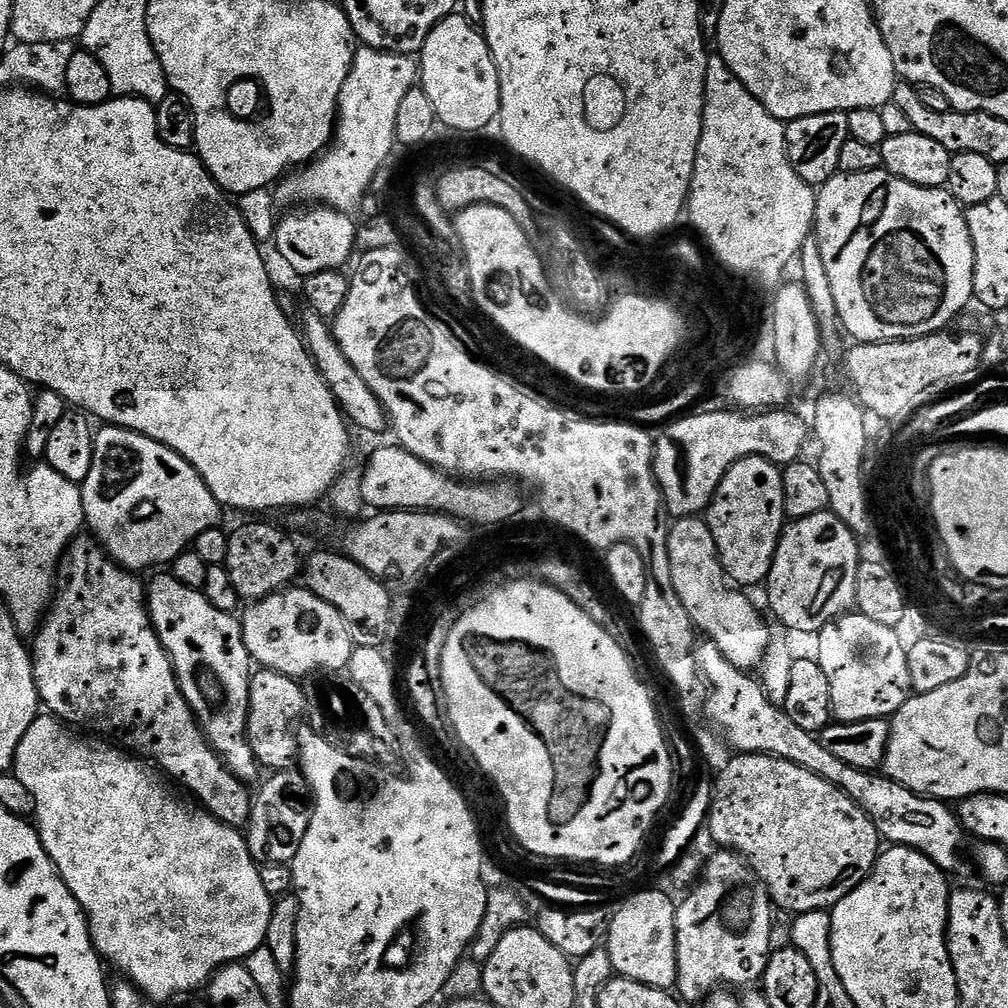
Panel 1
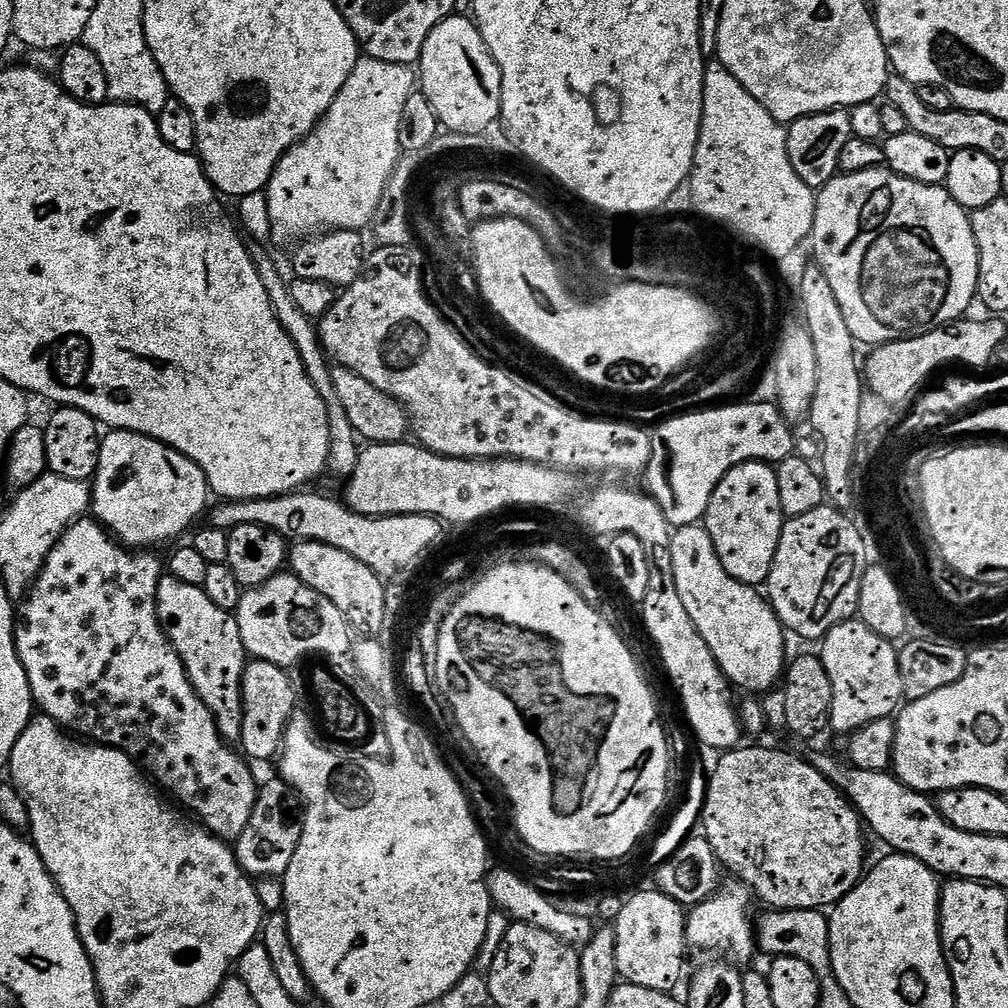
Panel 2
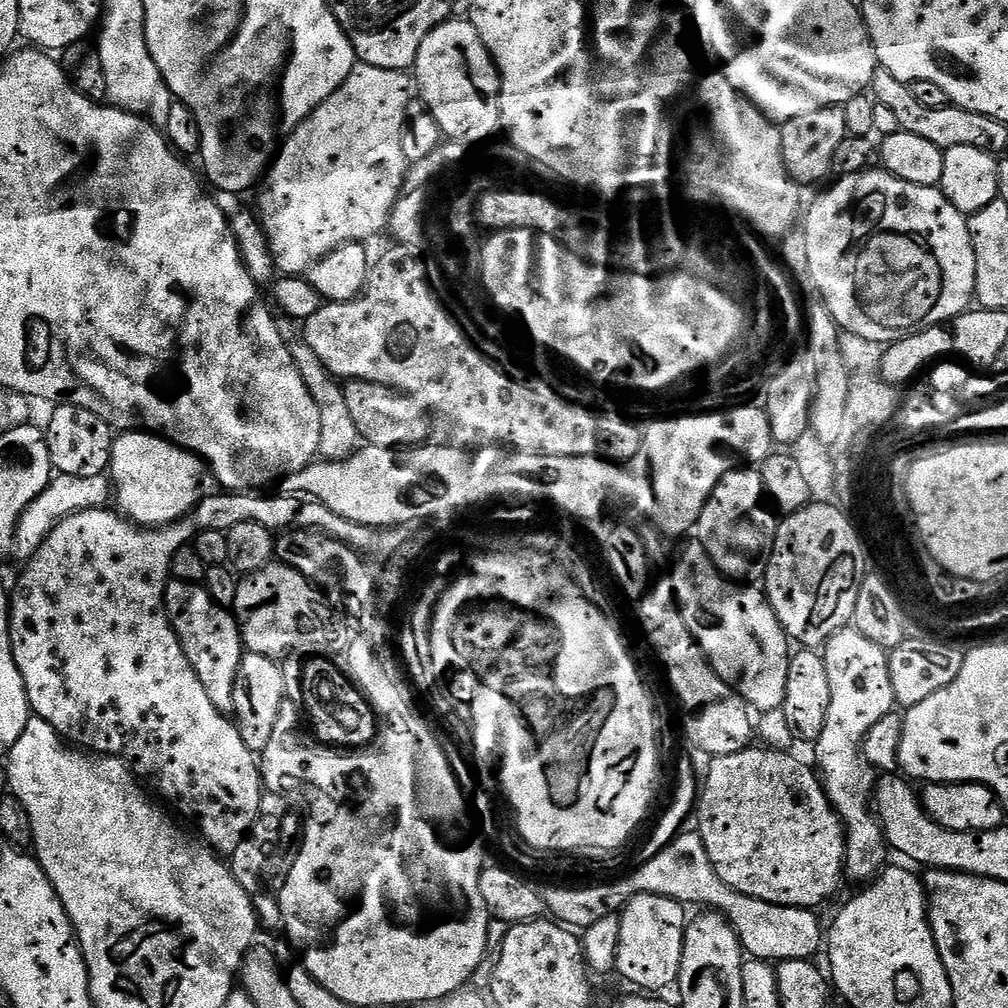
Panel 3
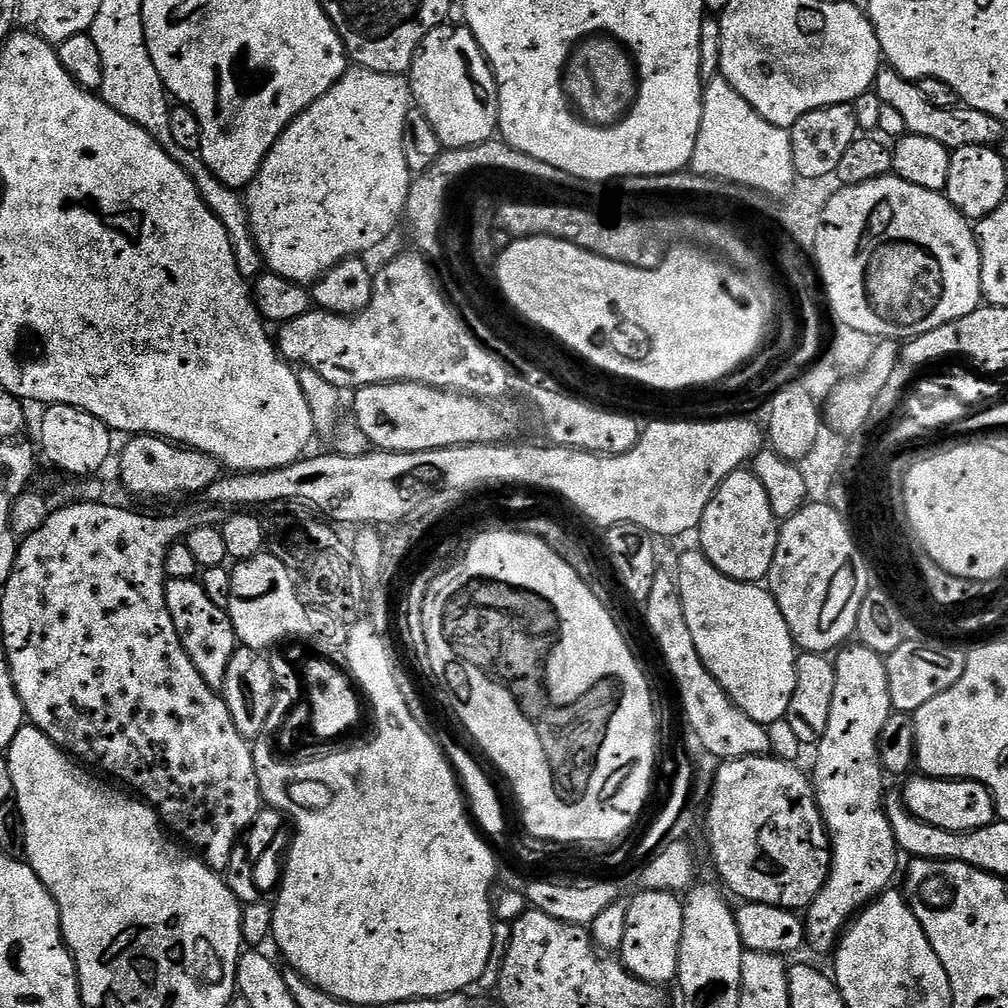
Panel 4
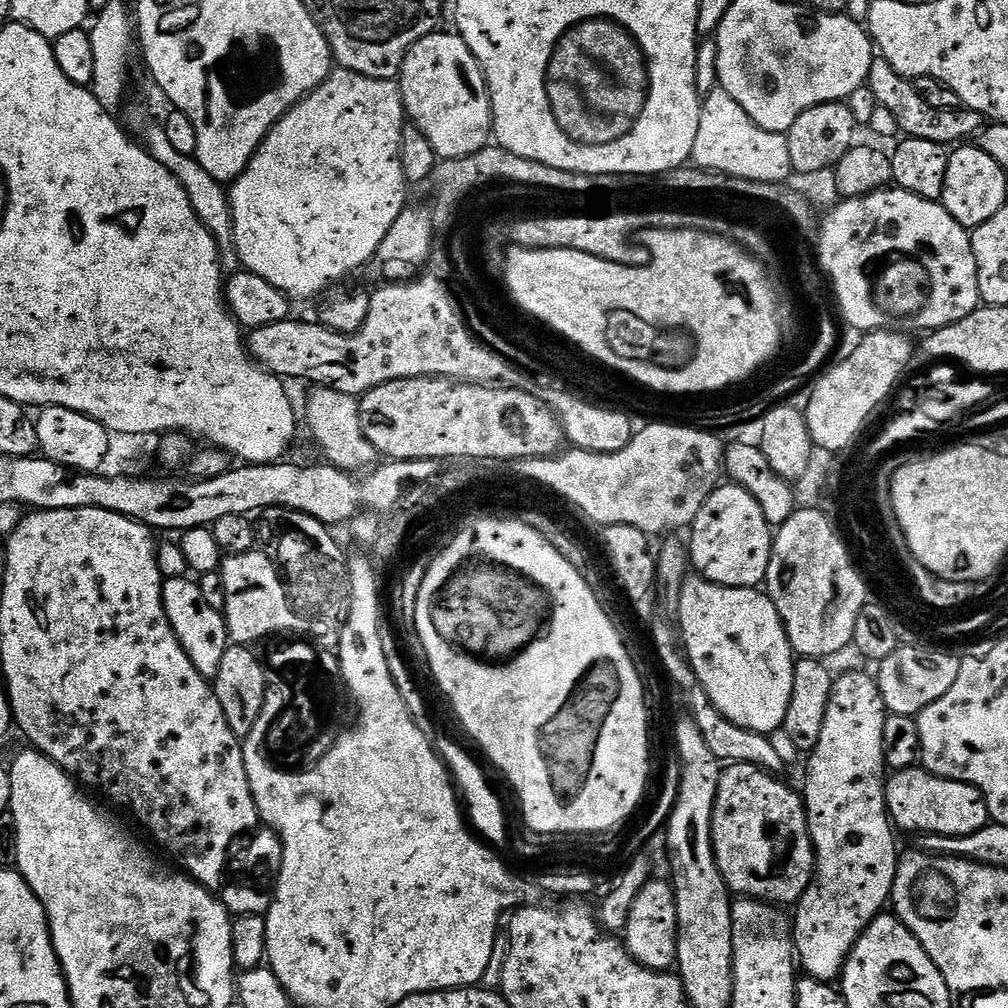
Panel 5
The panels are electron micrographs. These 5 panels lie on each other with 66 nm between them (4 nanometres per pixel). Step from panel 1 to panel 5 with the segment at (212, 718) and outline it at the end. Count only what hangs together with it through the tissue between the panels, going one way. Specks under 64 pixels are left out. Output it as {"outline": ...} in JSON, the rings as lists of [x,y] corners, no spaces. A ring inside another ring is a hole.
{"outline":[[[182,576],[165,579],[164,609],[168,621],[172,623],[172,629],[176,631],[176,637],[180,639],[180,645],[184,647],[196,669],[206,678],[215,678],[218,674],[218,666],[222,666],[222,656],[230,647],[225,613],[221,609],[210,606],[210,602],[206,602],[195,579]]]}

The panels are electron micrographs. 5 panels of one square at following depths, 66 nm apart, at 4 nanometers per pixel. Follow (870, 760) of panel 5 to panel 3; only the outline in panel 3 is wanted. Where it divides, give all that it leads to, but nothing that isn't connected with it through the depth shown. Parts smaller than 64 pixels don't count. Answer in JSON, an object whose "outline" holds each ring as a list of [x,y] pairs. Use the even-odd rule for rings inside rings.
{"outline":[[[849,626],[832,635],[823,645],[822,655],[826,674],[830,674],[832,697],[830,714],[826,714],[826,730],[822,730],[820,739],[814,744],[816,760],[820,763],[819,771],[828,800],[844,824],[844,839],[848,846],[844,855],[847,879],[868,882],[884,871],[890,857],[884,829],[880,827],[872,805],[878,773],[866,762],[862,747],[870,728],[897,707],[894,686],[890,684],[888,652],[870,642],[870,638],[863,636],[855,626]]]}

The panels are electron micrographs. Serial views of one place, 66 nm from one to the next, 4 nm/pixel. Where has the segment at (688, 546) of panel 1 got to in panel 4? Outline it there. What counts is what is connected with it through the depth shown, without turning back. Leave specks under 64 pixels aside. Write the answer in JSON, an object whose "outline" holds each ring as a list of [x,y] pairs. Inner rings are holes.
{"outline":[[[699,550],[681,554],[680,561],[676,564],[674,583],[680,591],[690,638],[694,640],[694,646],[706,670],[716,679],[718,686],[754,722],[767,726],[785,719],[796,685],[798,649],[772,593],[760,584],[740,584],[737,580],[730,579],[719,572]]]}

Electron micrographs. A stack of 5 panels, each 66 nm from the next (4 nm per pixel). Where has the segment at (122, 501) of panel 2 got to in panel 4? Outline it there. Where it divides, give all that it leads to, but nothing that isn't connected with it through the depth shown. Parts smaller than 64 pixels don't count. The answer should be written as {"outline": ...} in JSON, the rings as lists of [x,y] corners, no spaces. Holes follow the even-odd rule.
{"outline":[[[147,434],[137,435],[129,440],[132,441],[125,446],[124,453],[120,456],[120,480],[136,496],[145,496],[148,500],[164,500],[167,496],[184,496],[187,492],[204,494],[221,475],[221,465],[205,452],[193,452],[190,448],[177,446],[161,437]]]}

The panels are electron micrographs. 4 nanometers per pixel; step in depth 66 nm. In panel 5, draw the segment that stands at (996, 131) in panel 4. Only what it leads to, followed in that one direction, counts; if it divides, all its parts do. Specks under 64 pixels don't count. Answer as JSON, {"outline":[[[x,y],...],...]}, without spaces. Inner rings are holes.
{"outline":[[[883,58],[873,59],[868,75],[867,88],[874,90],[874,98],[879,107],[890,110],[894,119],[898,121],[901,133],[908,138],[922,138],[926,142],[956,146],[961,142],[968,142],[971,138],[979,137],[986,127],[986,118],[981,112],[972,108],[958,107],[954,110],[934,110],[922,94],[918,94],[915,83],[907,76],[900,76],[894,66]]]}

